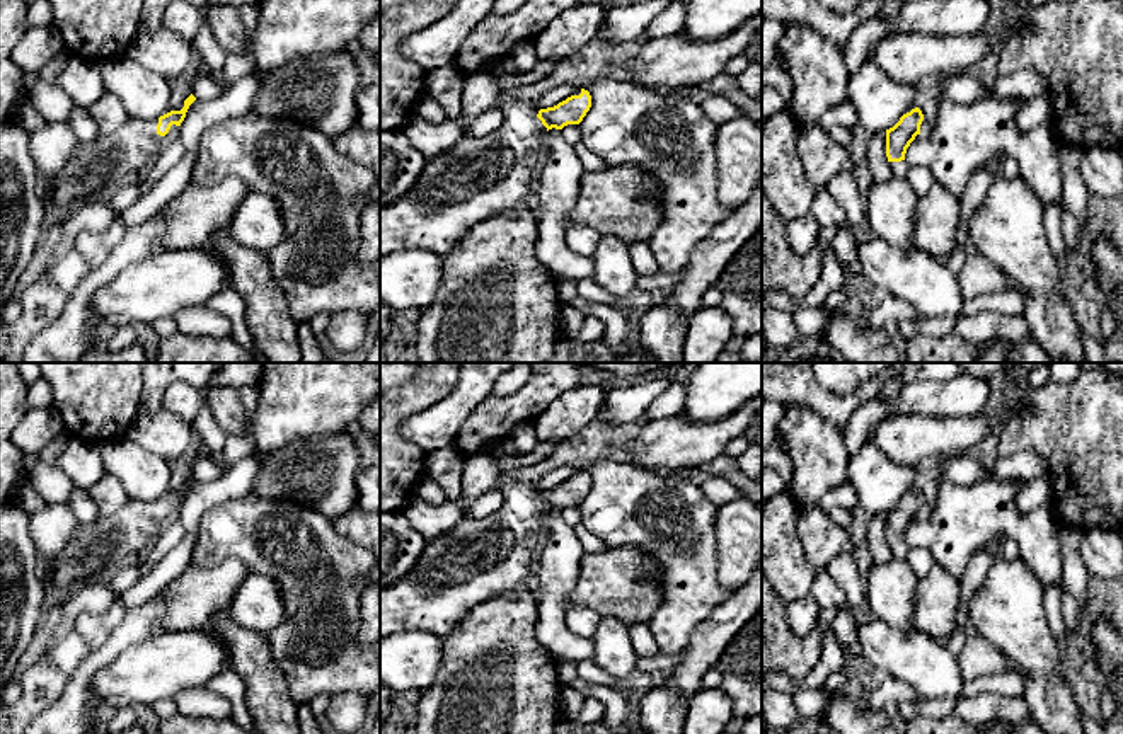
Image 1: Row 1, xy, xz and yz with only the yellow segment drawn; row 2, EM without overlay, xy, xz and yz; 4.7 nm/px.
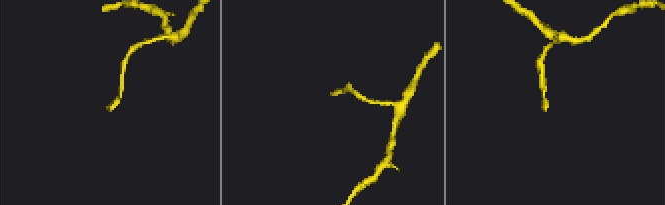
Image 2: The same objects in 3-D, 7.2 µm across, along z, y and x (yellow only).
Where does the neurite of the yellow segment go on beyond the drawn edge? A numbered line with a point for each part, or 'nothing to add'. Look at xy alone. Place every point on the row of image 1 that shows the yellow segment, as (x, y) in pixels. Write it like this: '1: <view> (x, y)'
1: xy (97, 166)

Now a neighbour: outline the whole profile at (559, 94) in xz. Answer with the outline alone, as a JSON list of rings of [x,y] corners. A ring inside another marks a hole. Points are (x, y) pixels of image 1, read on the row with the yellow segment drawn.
[[[561,85],[556,87],[554,90],[547,92],[540,102],[538,102],[538,109],[547,109],[547,107],[554,107],[559,102],[566,100],[567,97],[571,97],[574,94],[574,87],[573,85]]]

